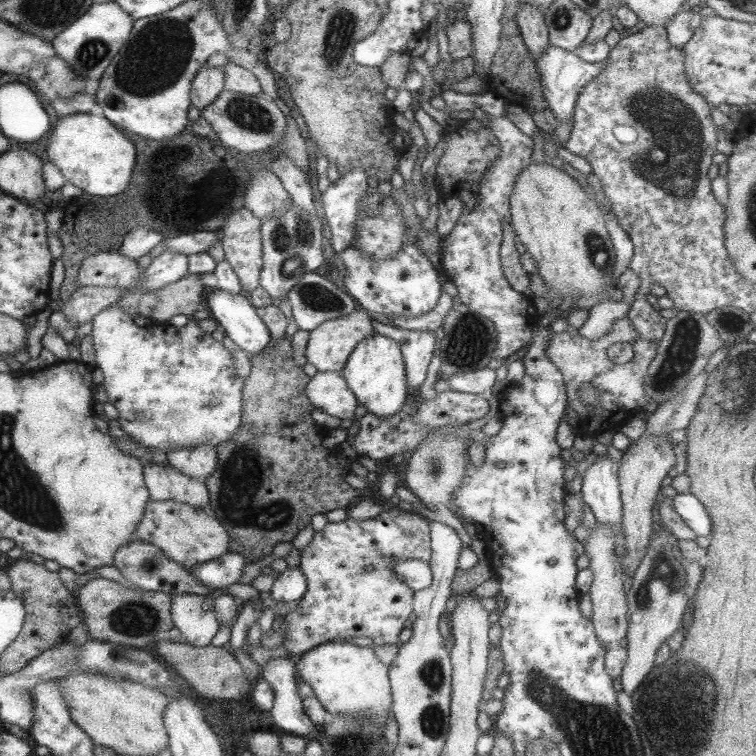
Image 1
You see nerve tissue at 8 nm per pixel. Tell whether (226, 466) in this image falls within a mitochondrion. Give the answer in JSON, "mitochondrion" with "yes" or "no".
{"mitochondrion":"yes"}

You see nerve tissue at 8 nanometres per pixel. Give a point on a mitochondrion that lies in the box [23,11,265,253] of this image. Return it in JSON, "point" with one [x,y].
{"point":[159,53]}

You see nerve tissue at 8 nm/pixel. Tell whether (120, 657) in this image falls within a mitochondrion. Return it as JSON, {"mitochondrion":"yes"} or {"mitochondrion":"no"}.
{"mitochondrion":"yes"}

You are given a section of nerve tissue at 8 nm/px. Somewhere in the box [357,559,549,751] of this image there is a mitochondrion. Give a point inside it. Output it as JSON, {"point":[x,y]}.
{"point":[432,675]}

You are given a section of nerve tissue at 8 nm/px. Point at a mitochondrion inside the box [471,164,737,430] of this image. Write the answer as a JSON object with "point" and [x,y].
{"point":[682,349]}

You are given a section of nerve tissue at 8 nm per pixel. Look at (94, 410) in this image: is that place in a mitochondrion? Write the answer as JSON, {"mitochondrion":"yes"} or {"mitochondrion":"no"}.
{"mitochondrion":"no"}

